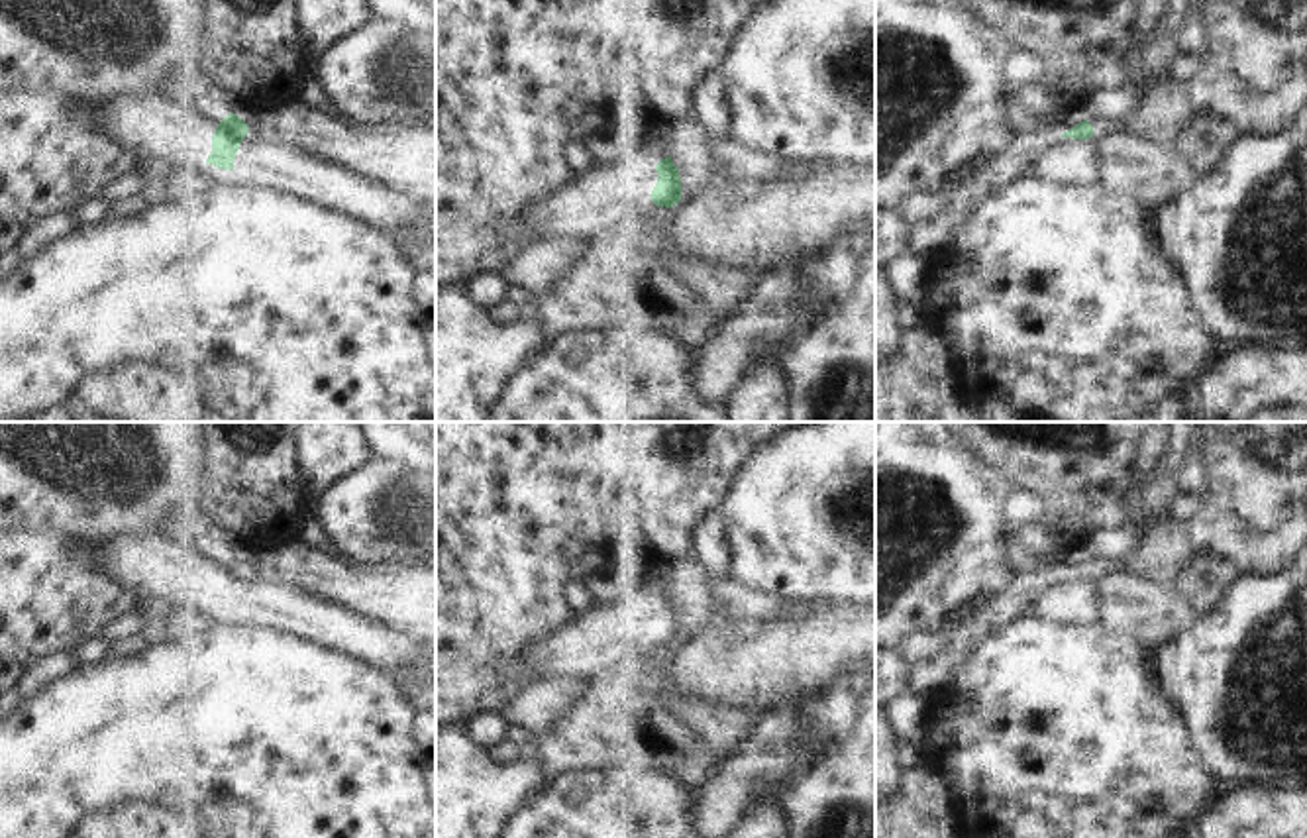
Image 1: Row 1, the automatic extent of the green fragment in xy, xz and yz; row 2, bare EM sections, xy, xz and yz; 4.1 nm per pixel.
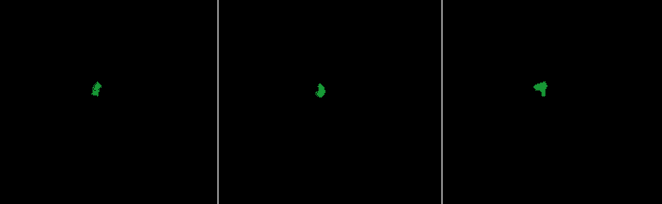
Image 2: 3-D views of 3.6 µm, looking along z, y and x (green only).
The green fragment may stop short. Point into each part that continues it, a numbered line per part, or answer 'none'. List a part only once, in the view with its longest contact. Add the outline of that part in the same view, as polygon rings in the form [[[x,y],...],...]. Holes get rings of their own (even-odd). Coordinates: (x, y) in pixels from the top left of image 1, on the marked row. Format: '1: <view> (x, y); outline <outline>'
1: xy (169, 128); outline [[[214,86],[149,90],[124,94],[106,88],[98,108],[98,126],[124,143],[137,165],[155,163],[179,171],[192,161],[204,163],[212,135],[230,114],[230,98]]]
2: xz (695, 177); outline [[[683,151],[673,153],[671,161],[679,169],[681,179],[679,206],[687,204],[703,190],[716,190],[730,184],[718,169],[703,167],[699,161],[691,159]]]

